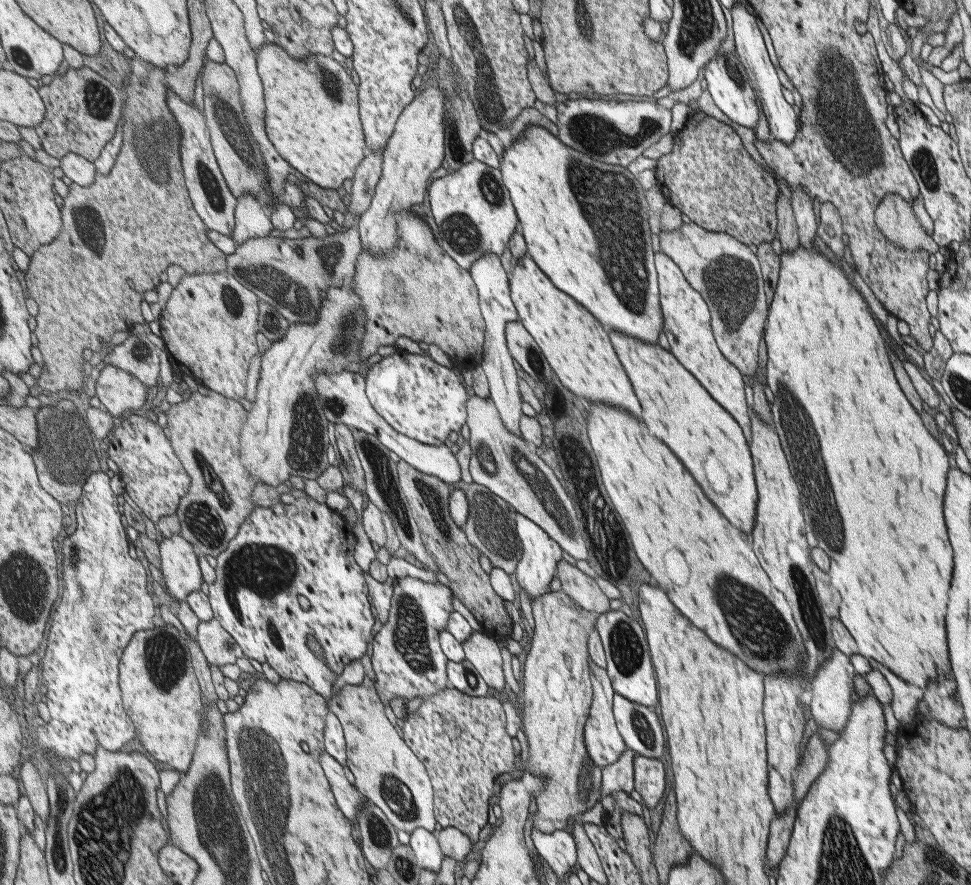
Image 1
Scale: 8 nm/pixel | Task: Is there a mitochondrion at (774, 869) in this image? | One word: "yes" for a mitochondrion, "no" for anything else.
no

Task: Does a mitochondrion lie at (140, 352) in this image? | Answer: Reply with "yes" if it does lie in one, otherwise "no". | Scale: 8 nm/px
no

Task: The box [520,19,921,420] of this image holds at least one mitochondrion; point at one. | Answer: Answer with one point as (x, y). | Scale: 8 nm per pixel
(609, 203)

